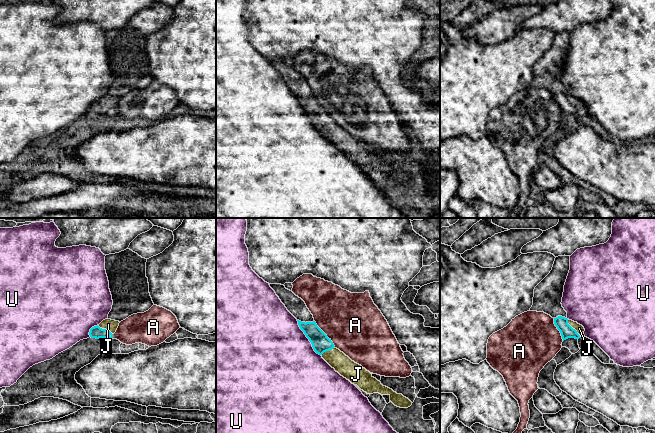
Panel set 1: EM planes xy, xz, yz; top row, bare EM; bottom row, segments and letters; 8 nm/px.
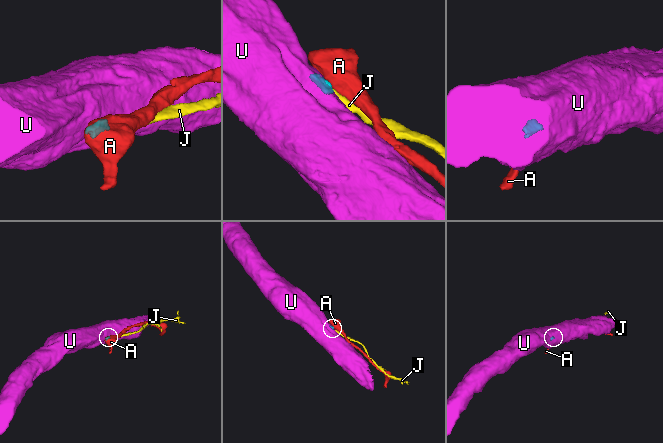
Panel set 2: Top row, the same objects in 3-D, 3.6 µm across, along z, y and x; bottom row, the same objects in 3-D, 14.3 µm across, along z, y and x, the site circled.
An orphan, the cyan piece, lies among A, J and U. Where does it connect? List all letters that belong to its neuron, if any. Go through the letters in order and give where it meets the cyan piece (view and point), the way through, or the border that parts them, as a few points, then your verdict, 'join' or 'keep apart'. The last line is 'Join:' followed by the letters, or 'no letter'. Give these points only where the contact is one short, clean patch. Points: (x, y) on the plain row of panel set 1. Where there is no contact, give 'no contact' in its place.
A: contact xz (324, 109); border xz (314, 96), (316, 101), (335, 122); keep apart
J: contact yz (571, 103); way yz (561, 99), (566, 103), (571, 103), (579, 104); join
U: contact xz (307, 113); border xz (296, 96), (312, 124), (320, 131); keep apart
Join: J

